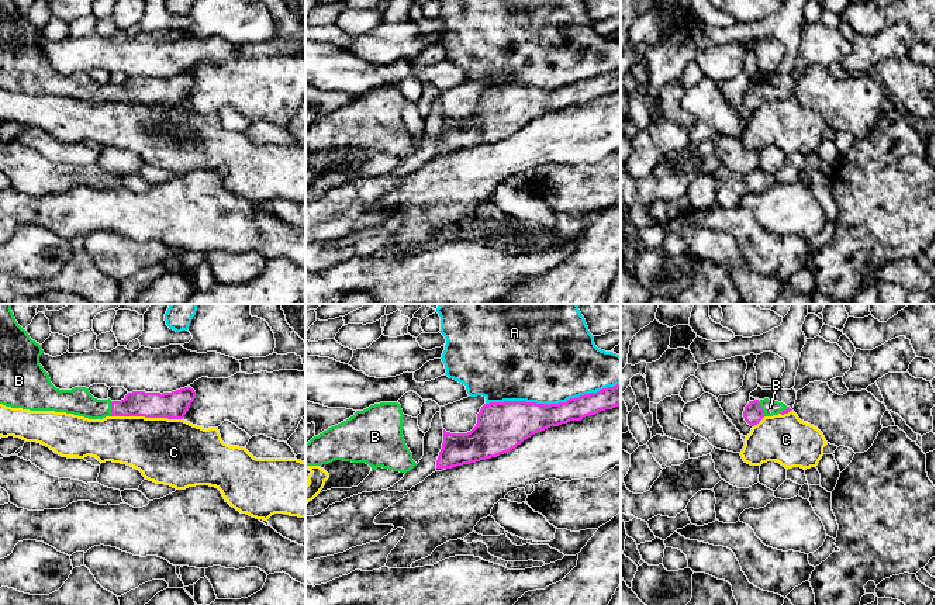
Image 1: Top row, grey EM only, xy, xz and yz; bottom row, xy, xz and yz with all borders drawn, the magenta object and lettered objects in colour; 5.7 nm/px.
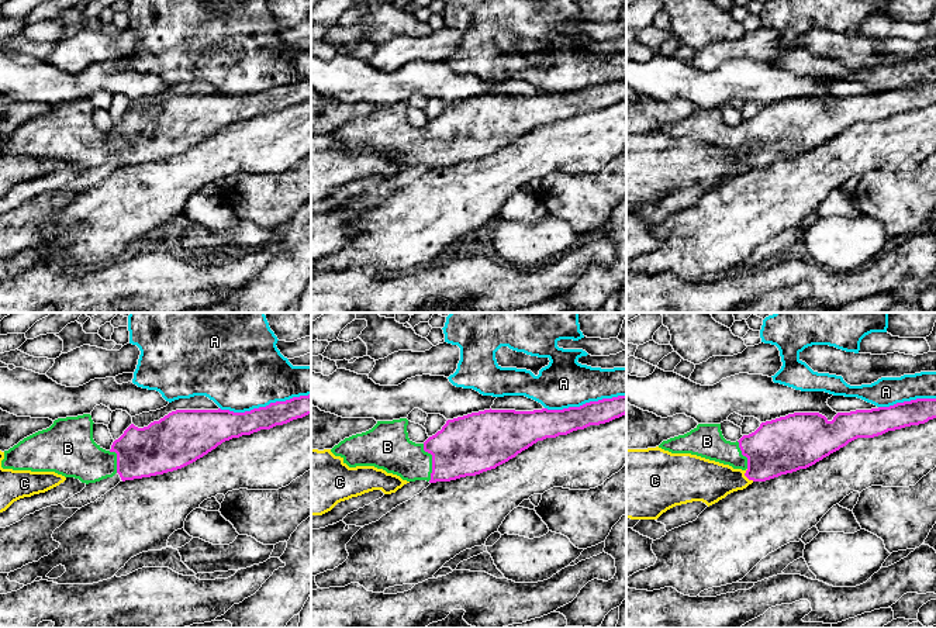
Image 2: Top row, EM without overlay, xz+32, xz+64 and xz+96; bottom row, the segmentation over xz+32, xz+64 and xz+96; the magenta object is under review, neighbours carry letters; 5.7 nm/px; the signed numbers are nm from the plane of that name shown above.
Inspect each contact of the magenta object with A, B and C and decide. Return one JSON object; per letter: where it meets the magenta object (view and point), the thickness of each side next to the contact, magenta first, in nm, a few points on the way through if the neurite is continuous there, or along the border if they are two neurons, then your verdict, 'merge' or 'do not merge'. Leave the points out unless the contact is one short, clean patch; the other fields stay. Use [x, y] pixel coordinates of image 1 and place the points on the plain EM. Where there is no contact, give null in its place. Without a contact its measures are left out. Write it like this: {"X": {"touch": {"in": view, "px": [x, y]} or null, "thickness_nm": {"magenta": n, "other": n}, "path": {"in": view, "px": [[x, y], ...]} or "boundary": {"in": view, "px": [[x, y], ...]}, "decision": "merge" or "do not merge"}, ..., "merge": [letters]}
{"A": {"touch": {"in": "xz", "px": [552, 89]}, "thickness_nm": {"magenta": 240, "other": 500}, "decision": "do not merge"}, "B": {"touch": {"in": "xy", "px": [111, 93]}, "thickness_nm": {"magenta": 140, "other": 160}, "path": {"in": "xy", "px": [[138, 87], [124, 93], [111, 93], [92, 93], [79, 86]]}, "decision": "merge"}, "C": {"touch": {"in": "xy", "px": [147, 102]}, "thickness_nm": {"magenta": 160, "other": 380}, "decision": "do not merge"}, "merge": ["B"]}

